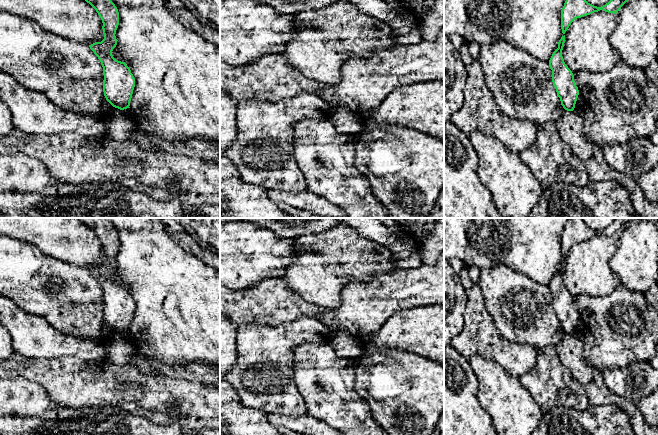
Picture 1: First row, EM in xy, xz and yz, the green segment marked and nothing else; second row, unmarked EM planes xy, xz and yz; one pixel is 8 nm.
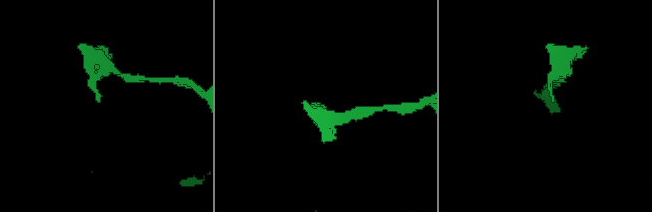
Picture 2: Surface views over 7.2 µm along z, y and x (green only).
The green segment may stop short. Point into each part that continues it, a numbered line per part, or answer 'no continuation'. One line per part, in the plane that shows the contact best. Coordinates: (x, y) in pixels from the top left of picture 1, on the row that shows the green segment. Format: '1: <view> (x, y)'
no continuation

